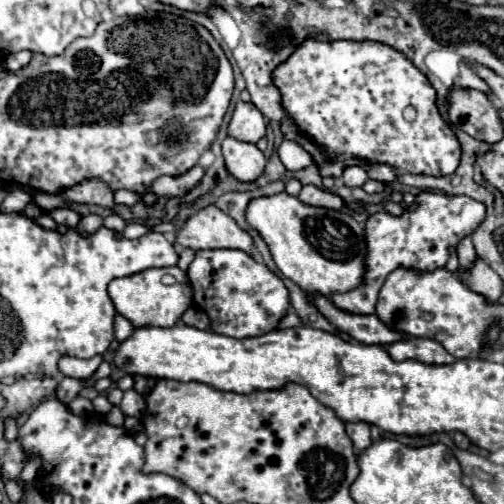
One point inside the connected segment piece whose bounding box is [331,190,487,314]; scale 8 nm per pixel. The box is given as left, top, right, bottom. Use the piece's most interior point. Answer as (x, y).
(420, 239)

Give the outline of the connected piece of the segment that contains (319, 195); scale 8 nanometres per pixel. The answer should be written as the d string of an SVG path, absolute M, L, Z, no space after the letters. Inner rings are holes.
M313 184L303 186L299 198L301 198L305 204L323 206L323 208L331 208L331 210L341 210L341 208L345 206L345 202L343 202L339 196L335 196L335 194L327 192L327 190L321 190L321 188L313 186Z

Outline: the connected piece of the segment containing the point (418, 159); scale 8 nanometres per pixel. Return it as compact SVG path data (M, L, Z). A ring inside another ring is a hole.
M305 40L303 46L295 50L285 64L277 66L275 84L283 94L283 104L289 112L289 118L327 152L333 152L337 156L359 156L371 162L383 162L395 170L409 174L447 176L453 174L459 166L461 146L435 106L435 90L409 58L387 44ZM407 106L413 106L417 112L413 122L403 118L403 110Z

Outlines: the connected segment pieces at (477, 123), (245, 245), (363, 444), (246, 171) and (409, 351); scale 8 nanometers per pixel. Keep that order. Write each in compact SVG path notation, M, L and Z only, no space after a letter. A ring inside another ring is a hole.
M451 88L447 102L447 116L455 128L485 142L497 142L503 138L503 124L497 108L483 92L471 88Z
M213 204L189 216L177 232L175 242L191 250L237 248L243 252L251 252L253 248L251 236L243 232L231 216L227 216Z
M347 422L347 436L353 440L357 452L365 450L371 444L371 436L369 436L369 424L367 422Z
M231 136L223 140L223 158L225 158L227 170L237 180L243 180L243 182L251 182L259 178L267 164L263 152L255 144L241 142Z
M405 338L389 344L385 350L393 360L419 360L423 364L451 364L455 360L433 338Z

